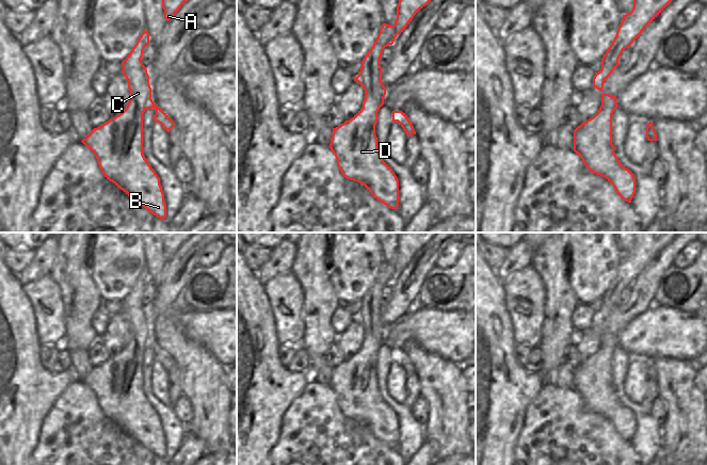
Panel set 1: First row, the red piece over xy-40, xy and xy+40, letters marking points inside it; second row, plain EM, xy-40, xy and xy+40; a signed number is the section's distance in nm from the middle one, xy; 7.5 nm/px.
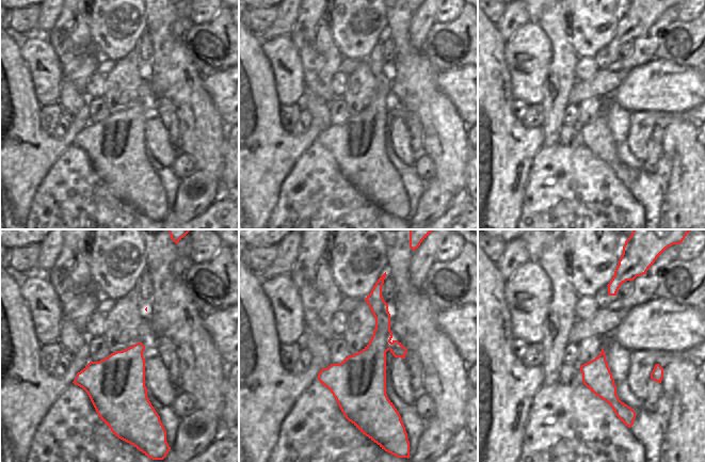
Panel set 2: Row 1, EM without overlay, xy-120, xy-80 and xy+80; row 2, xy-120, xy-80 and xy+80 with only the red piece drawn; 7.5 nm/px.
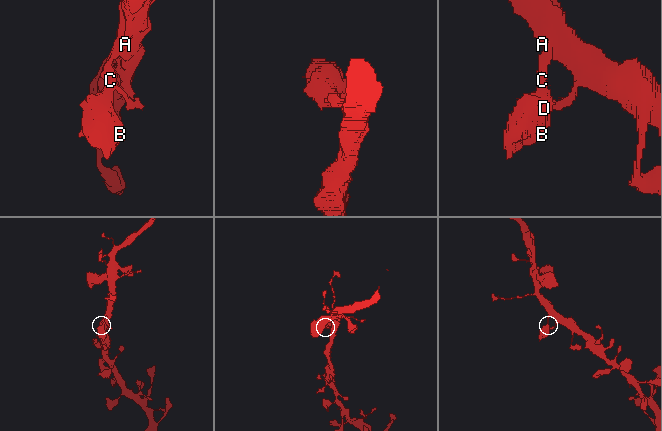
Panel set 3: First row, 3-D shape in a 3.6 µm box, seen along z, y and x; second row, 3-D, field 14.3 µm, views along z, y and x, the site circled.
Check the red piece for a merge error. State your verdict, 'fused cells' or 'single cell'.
single cell

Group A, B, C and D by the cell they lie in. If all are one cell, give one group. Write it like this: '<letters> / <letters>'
A B C D

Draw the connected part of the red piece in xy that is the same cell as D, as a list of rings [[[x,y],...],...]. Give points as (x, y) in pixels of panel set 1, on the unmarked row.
[[[399,232],[395,263],[382,263],[373,285],[360,301],[361,306],[358,315],[354,316],[354,320],[357,320],[365,330],[363,347],[351,358],[333,367],[328,385],[337,398],[337,404],[341,413],[347,418],[361,422],[374,437],[391,448],[397,448],[399,445],[399,419],[390,405],[382,398],[377,389],[377,376],[375,374],[377,351],[384,343],[386,334],[386,326],[382,321],[380,298],[384,287],[392,284],[397,274],[405,269],[414,255],[436,235],[437,232]]]

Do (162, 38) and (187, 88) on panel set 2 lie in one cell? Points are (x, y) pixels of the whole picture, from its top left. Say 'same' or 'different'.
same

